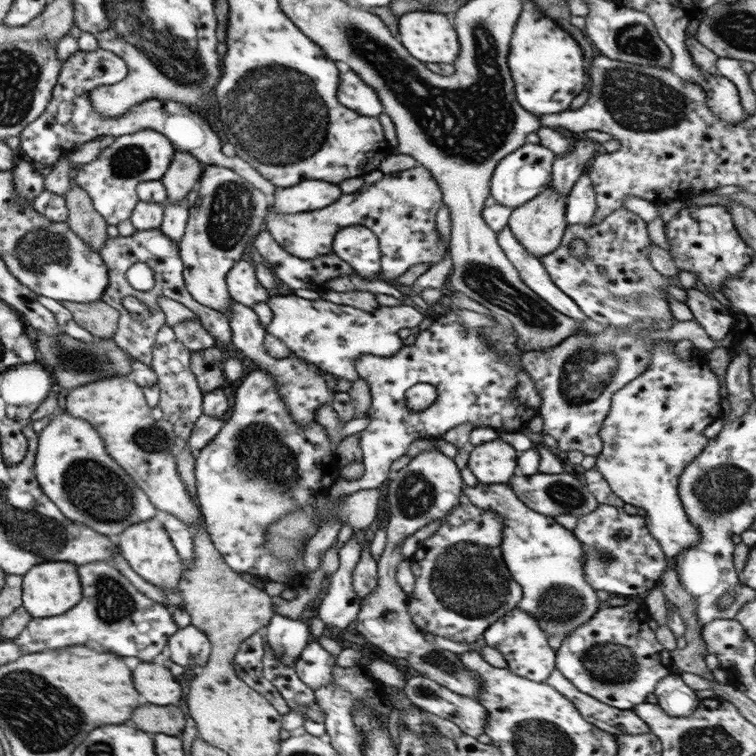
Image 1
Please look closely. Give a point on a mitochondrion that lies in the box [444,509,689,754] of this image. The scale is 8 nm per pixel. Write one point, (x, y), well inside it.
(611, 663)

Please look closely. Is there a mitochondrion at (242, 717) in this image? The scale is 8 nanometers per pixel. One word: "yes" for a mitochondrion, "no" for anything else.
no

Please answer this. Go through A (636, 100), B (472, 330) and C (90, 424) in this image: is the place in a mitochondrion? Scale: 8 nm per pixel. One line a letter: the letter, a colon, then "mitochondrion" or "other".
A: mitochondrion
B: mitochondrion
C: other

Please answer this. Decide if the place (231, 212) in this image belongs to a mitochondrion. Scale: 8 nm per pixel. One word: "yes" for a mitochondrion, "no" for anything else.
yes

